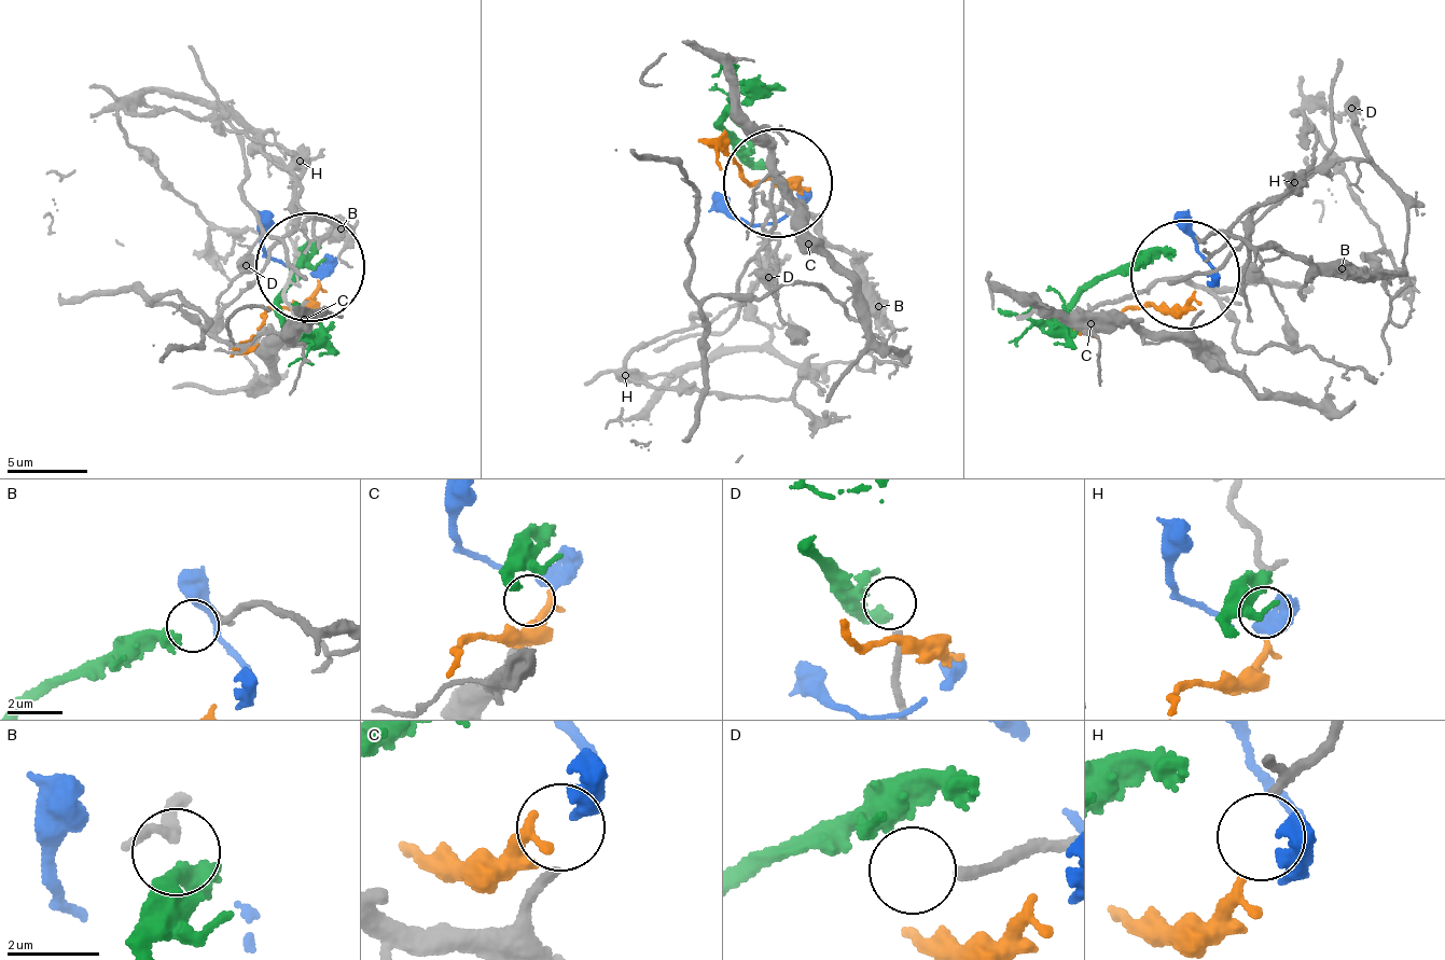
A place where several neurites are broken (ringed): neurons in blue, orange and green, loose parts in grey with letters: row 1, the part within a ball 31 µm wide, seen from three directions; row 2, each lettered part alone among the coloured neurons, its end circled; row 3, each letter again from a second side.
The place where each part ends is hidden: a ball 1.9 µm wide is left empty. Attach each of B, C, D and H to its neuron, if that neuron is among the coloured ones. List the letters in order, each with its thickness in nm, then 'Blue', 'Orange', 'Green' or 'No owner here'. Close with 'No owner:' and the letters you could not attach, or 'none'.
B: Thickness 190 nm. Green
C: Thickness 200 nm. Blue
D: Thickness 240 nm. No owner here
H: Thickness 160 nm. Orange
No owner: D

